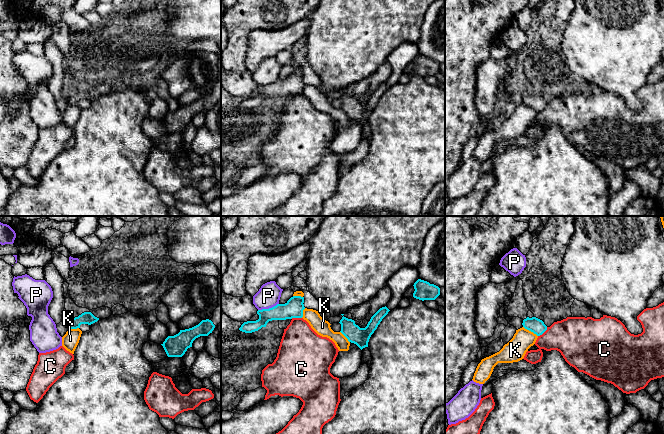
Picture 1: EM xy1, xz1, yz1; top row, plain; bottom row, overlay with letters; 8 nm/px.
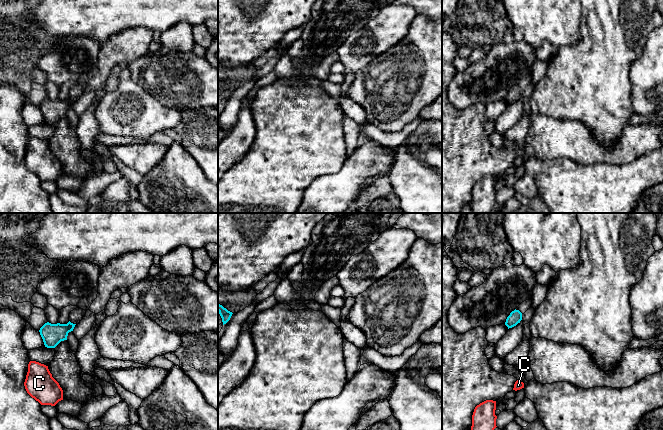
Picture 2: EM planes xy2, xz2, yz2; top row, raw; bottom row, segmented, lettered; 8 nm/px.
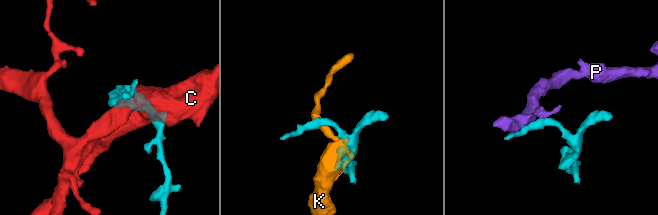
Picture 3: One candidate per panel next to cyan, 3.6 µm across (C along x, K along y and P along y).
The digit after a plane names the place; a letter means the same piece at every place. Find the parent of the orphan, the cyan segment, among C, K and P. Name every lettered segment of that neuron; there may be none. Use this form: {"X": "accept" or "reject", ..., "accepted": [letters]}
{"C": "reject", "K": "reject", "P": "reject", "accepted": []}

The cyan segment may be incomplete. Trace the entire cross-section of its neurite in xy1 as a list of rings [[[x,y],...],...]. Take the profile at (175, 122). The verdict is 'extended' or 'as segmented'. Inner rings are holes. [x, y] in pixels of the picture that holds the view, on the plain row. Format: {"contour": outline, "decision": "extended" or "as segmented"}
{"contour": [[[221,45],[218,52],[218,82],[212,91],[202,96],[198,101],[180,106],[174,112],[168,112],[161,120],[168,133],[182,133],[188,124],[192,123],[193,117],[200,112],[208,112],[221,98]]], "decision": "extended"}

